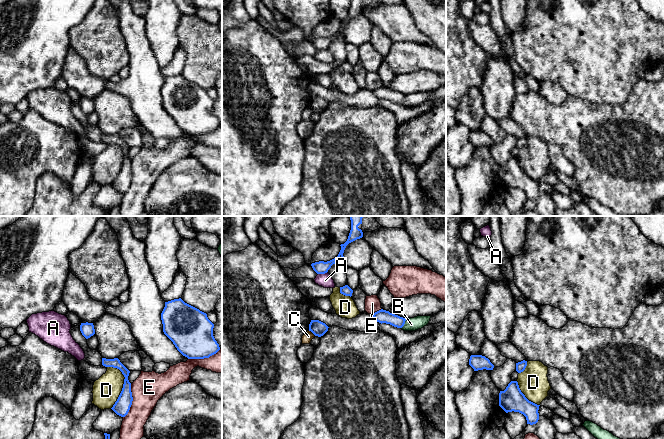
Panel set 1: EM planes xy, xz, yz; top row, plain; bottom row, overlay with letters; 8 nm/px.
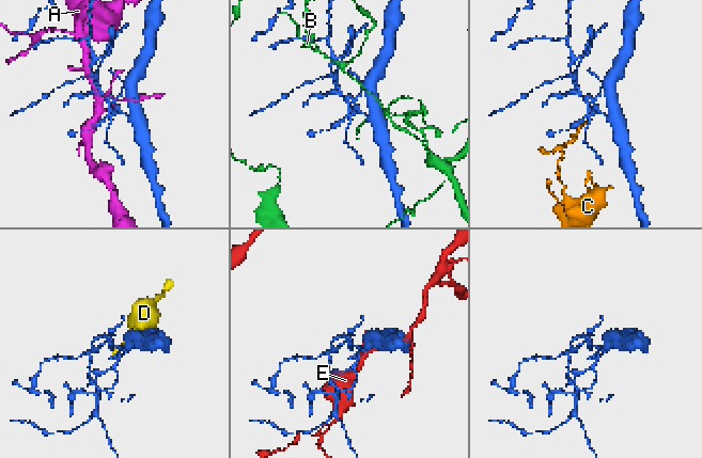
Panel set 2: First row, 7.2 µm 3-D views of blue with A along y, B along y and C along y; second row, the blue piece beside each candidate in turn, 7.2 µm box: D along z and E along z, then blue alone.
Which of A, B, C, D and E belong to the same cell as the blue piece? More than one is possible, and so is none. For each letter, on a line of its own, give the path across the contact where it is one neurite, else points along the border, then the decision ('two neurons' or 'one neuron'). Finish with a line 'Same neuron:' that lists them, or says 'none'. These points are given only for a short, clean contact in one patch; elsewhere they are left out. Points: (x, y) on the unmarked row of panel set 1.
A: two neurons
B: two neurons
C: two neurons
D: two neurons
E: two neurons
Same neuron: none

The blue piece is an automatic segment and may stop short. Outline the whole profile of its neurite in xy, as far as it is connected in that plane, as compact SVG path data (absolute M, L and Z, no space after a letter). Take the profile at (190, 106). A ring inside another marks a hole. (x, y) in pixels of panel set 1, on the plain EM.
M181 74L165 78L161 96L164 110L188 135L209 134L220 126L207 90Z

